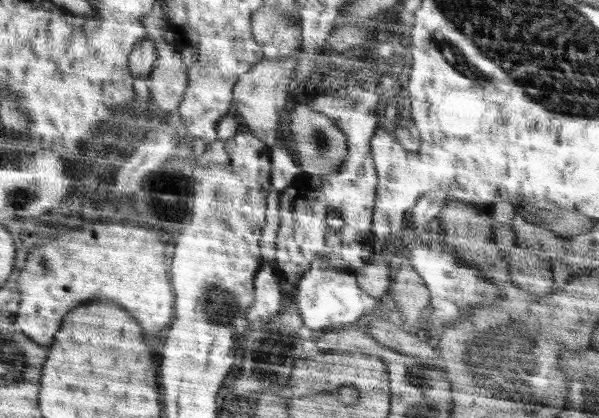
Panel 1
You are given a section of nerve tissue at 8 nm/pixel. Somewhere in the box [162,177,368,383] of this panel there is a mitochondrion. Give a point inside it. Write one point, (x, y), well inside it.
(217, 306)

